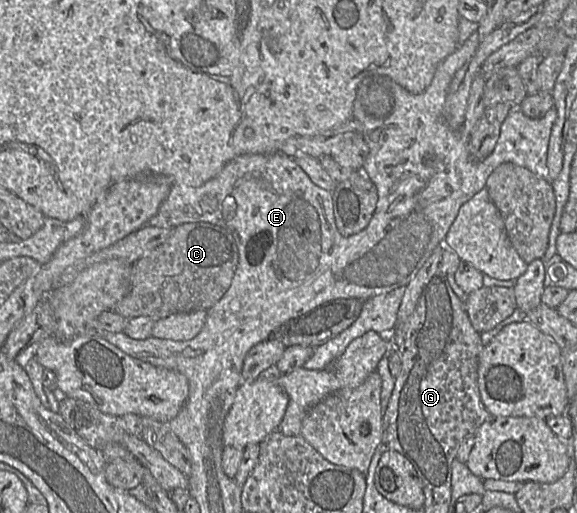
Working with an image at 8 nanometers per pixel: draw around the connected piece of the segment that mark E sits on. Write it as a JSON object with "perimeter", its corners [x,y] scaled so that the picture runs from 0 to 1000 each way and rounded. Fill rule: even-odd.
{"perimeter":[[[823,62],[806,84],[797,88],[787,99],[787,103],[773,111],[759,127],[747,164],[730,183],[714,183],[707,179],[674,150],[645,150],[638,154],[636,168],[631,166],[620,173],[612,205],[612,232],[615,238],[624,242],[622,261],[629,265],[638,285],[638,304],[629,326],[631,335],[634,343],[648,357],[655,374],[655,392],[646,423],[636,444],[620,456],[610,458],[607,462],[594,462],[588,454],[581,437],[575,376],[548,363],[506,308],[484,296],[473,296],[466,300],[423,300],[411,304],[397,318],[393,318],[374,345],[355,355],[345,365],[300,361],[295,378],[276,404],[272,417],[258,429],[255,437],[256,441],[286,446],[300,446],[322,435],[359,433],[380,439],[383,442],[390,442],[406,458],[414,485],[414,513],[399,559],[385,577],[385,581],[359,604],[355,632],[348,645],[336,659],[324,665],[302,665],[270,657],[231,661],[222,657],[213,647],[196,649],[185,645],[170,645],[170,651],[179,661],[205,676],[210,684],[222,690],[224,694],[244,704],[256,706],[267,713],[308,723],[322,733],[328,747],[326,778],[310,805],[300,817],[289,823],[289,828],[319,865],[331,891],[333,916],[326,934],[334,934],[338,943],[345,943],[347,949],[360,949],[360,945],[367,945],[367,940],[371,940],[369,930],[374,928],[373,920],[378,916],[378,895],[383,893],[383,875],[386,871],[388,819],[406,784],[412,756],[421,747],[421,706],[428,688],[438,674],[464,663],[471,647],[496,626],[527,612],[563,591],[594,583],[620,583],[634,587],[657,575],[672,573],[690,561],[702,561],[723,536],[726,526],[749,497],[750,489],[761,478],[768,478],[768,468],[771,466],[776,448],[792,423],[799,402],[841,366],[846,345],[868,320],[889,318],[915,329],[934,347],[945,349],[946,353],[953,351],[951,329],[948,324],[948,302],[955,251],[964,232],[964,214],[960,211],[955,211],[945,222],[945,226],[932,232],[912,226],[901,211],[891,211],[886,214],[868,244],[867,263],[854,296],[842,310],[832,316],[820,312],[815,304],[811,294],[811,279],[808,273],[804,273],[801,257],[787,255],[771,238],[768,230],[768,212],[783,154],[787,152],[789,142],[823,107],[830,86],[832,76],[828,64]],[[366,386],[378,390],[378,405],[374,411],[362,407],[360,404],[360,390]]]}

